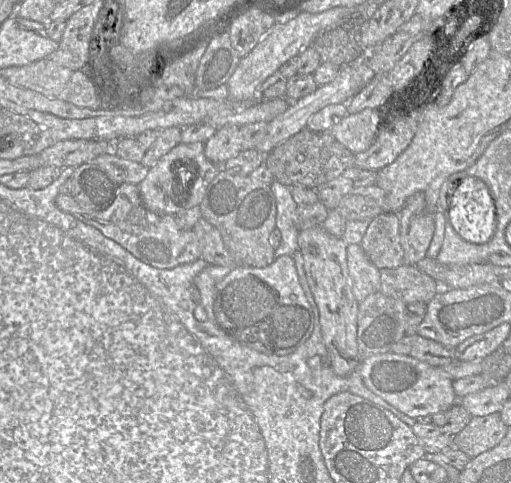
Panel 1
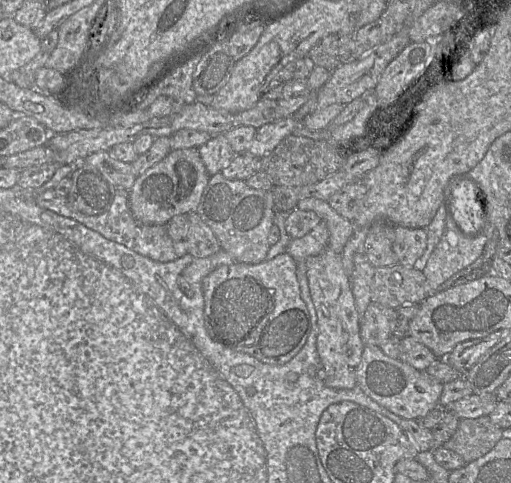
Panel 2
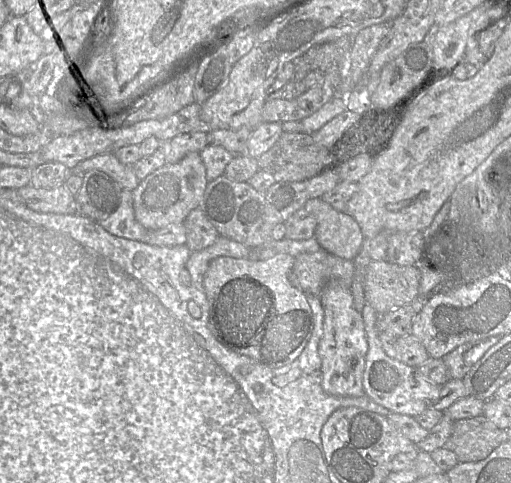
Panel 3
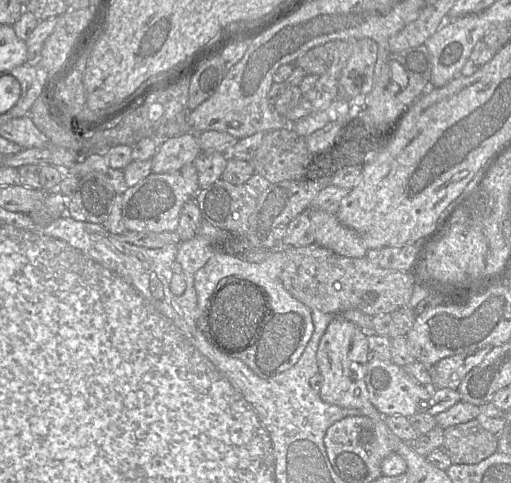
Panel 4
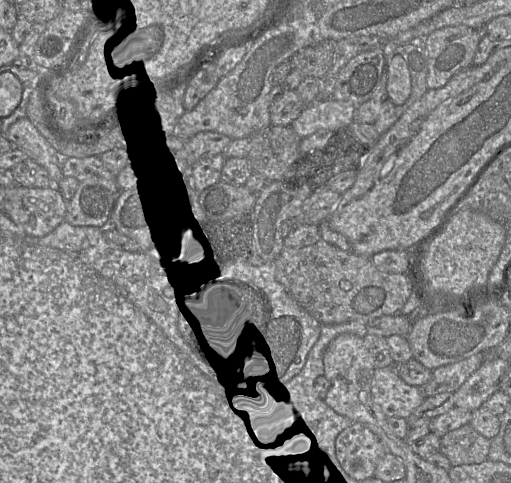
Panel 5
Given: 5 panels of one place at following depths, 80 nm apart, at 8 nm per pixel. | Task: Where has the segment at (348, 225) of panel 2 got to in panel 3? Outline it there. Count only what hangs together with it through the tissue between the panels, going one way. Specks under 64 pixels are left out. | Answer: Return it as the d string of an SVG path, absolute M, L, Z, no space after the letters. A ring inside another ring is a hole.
M321 198L309 199L303 209L317 220L314 236L322 249L347 260L358 255L364 237L352 216L337 211Z

